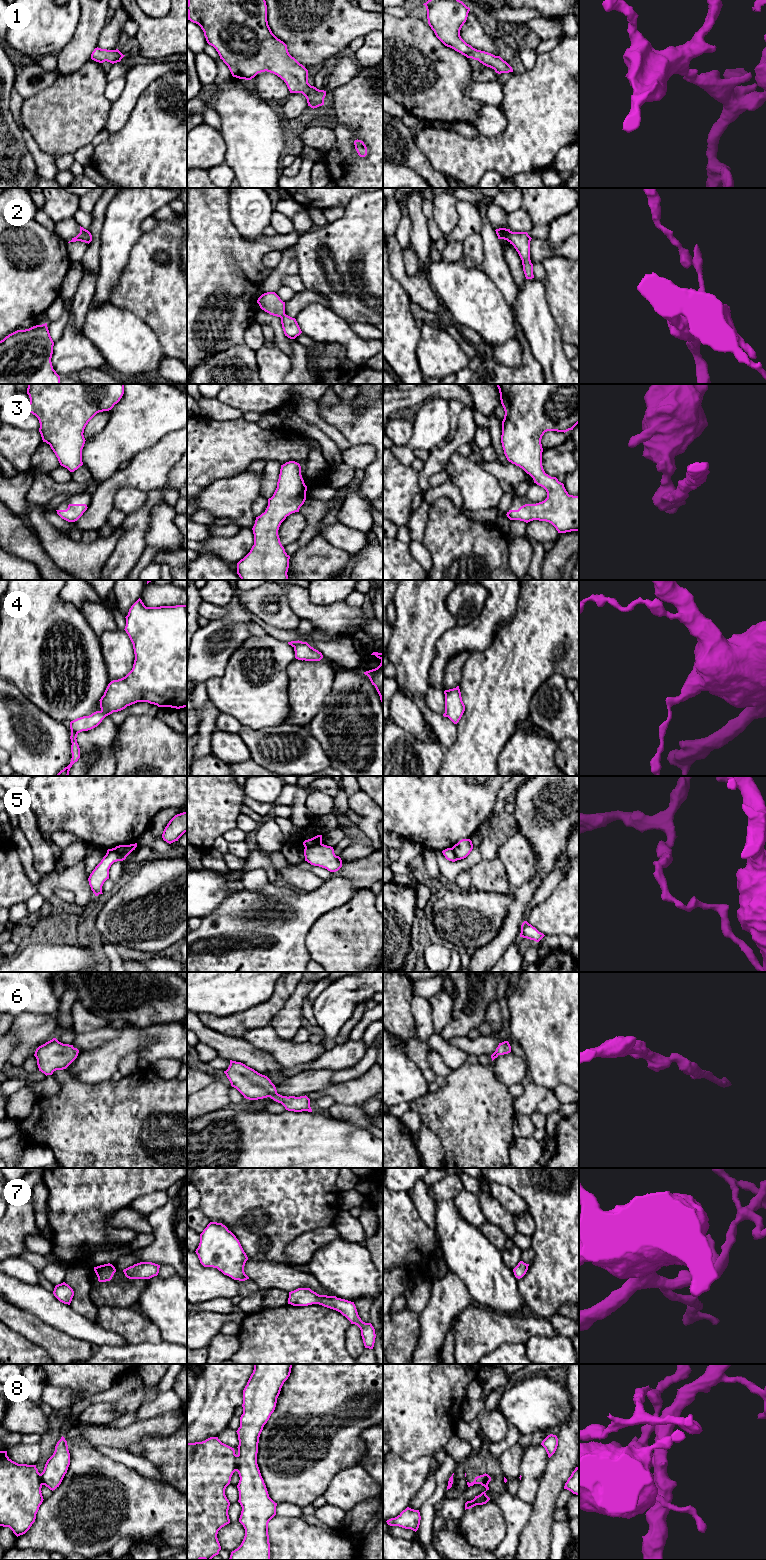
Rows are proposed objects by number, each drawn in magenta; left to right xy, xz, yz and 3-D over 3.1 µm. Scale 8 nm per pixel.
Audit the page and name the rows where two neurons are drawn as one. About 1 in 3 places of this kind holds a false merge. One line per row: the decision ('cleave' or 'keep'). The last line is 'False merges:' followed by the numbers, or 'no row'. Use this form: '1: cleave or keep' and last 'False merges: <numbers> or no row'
1: keep
2: cleave
3: keep
4: cleave
5: cleave
6: keep
7: keep
8: cleave
False merges: 2, 4, 5, 8

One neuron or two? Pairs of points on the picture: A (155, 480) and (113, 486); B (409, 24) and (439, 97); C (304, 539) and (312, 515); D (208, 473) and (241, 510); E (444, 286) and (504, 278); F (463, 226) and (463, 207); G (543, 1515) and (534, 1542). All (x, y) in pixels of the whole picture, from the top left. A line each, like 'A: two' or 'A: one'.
A: one
B: one
C: one
D: two
E: two
F: one
G: one

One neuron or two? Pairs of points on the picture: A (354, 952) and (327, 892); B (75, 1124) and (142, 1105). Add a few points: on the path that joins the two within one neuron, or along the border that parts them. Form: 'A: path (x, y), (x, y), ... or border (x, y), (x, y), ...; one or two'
A: border (354, 895), (342, 905), (324, 913), (315, 922); two
B: path (92, 1121), (125, 1121); one

